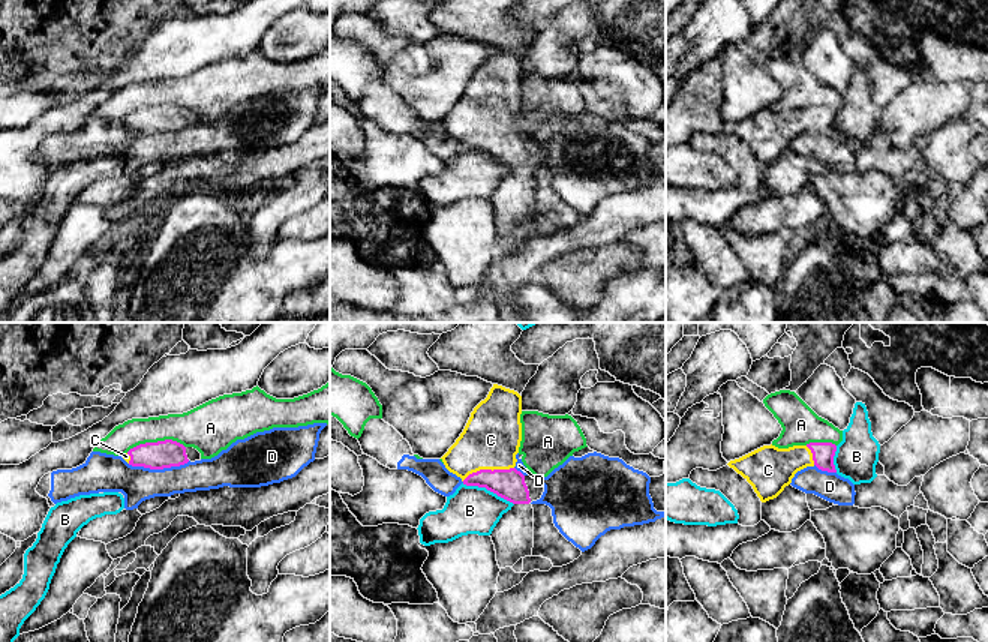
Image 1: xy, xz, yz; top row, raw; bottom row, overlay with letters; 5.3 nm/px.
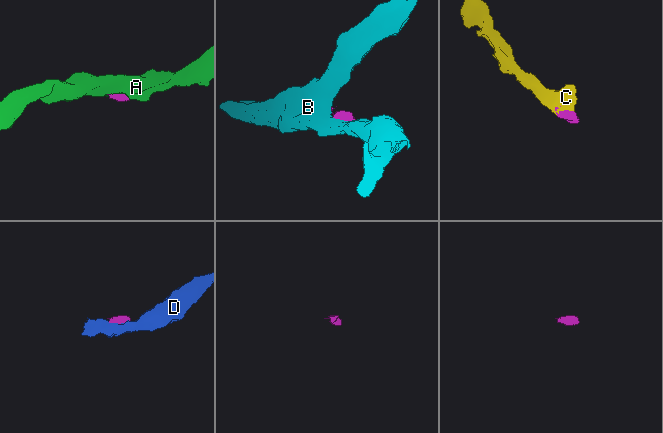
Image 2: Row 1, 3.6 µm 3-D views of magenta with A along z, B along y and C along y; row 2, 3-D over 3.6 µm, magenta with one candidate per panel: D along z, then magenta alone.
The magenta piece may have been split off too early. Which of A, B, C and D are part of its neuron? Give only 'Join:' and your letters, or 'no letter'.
Join: C

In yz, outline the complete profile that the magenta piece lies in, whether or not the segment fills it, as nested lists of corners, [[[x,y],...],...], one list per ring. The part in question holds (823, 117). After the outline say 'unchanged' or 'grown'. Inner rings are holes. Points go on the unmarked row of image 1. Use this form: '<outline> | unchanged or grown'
[[[810,106],[778,112],[763,110],[727,129],[741,138],[754,153],[762,166],[777,162],[792,147],[795,138],[807,130],[837,136],[832,106]]] | grown

